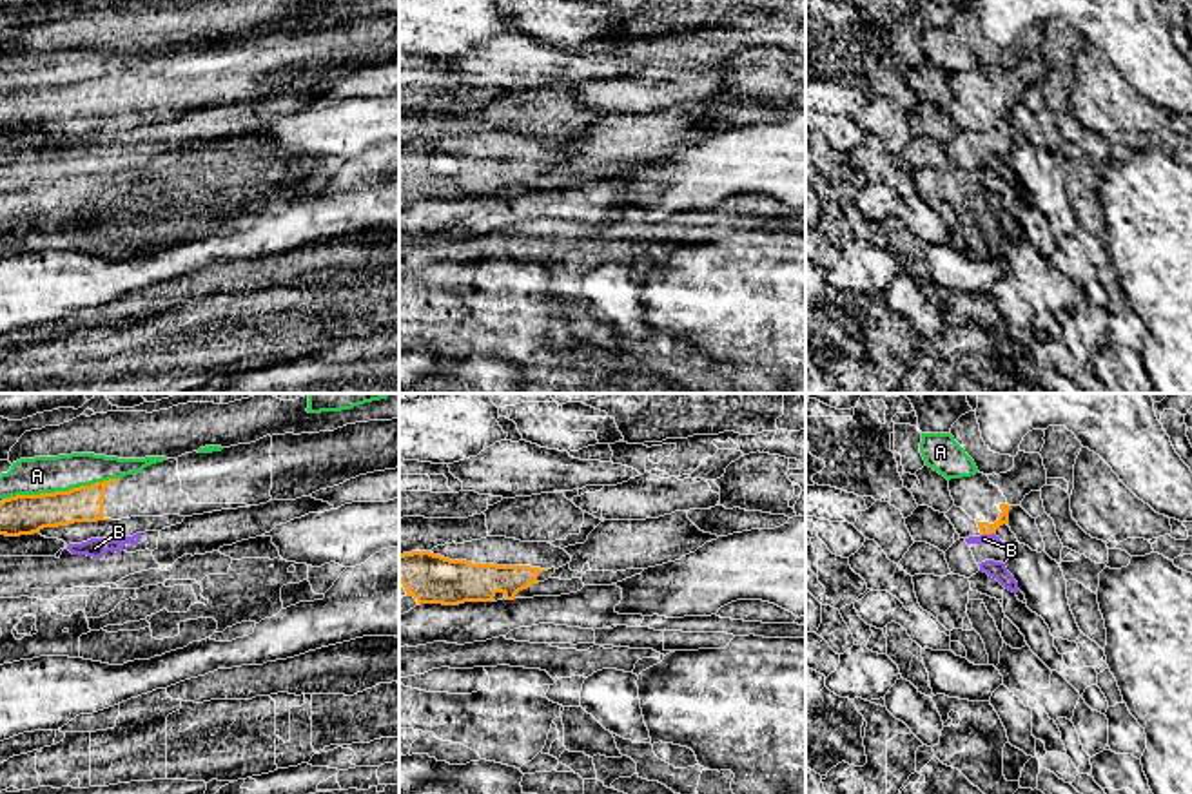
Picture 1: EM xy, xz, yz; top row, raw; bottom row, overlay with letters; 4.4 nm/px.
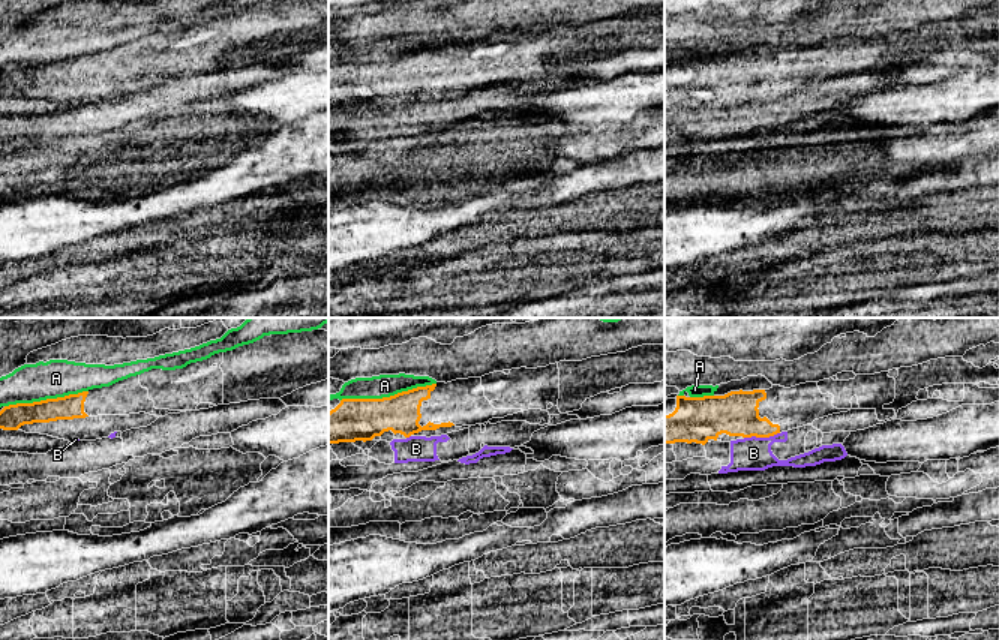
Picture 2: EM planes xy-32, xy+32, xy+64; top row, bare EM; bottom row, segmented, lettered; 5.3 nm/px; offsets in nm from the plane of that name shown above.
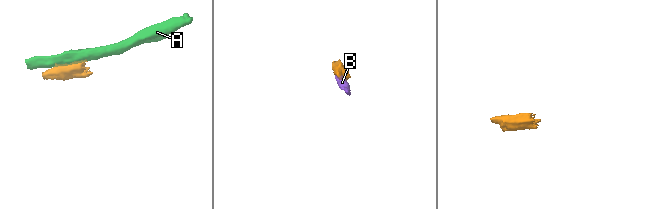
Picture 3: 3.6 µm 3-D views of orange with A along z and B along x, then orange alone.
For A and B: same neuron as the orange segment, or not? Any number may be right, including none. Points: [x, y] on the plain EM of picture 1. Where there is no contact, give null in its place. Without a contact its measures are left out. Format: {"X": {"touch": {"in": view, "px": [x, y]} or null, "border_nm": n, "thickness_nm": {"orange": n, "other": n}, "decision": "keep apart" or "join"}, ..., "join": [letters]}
{"A": {"touch": {"in": "xy", "px": [60, 86]}, "border_nm": 500, "thickness_nm": {"orange": 180, "other": 160}, "decision": "keep apart"}, "B": {"touch": {"in": "yz", "px": [987, 127]}, "border_nm": 60, "thickness_nm": {"orange": 60, "other": 50}, "decision": "keep apart"}, "join": []}

